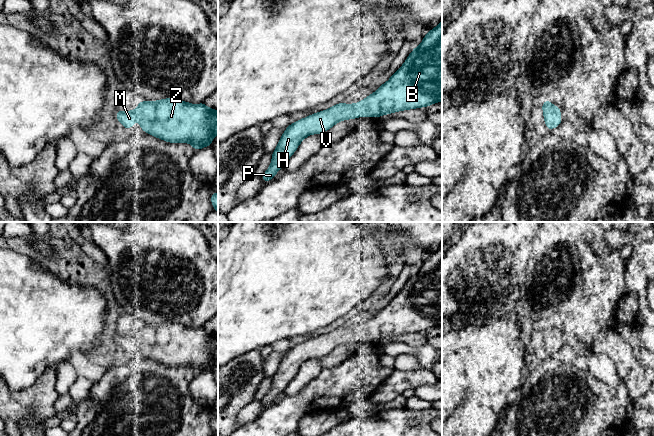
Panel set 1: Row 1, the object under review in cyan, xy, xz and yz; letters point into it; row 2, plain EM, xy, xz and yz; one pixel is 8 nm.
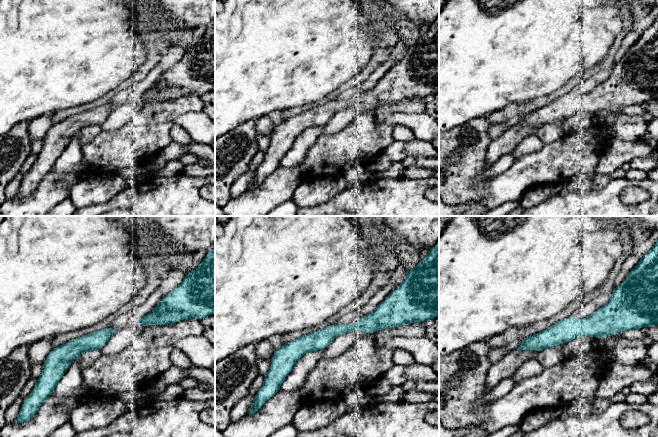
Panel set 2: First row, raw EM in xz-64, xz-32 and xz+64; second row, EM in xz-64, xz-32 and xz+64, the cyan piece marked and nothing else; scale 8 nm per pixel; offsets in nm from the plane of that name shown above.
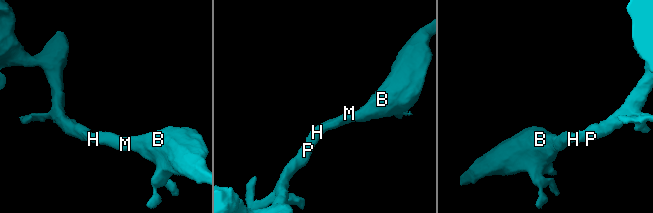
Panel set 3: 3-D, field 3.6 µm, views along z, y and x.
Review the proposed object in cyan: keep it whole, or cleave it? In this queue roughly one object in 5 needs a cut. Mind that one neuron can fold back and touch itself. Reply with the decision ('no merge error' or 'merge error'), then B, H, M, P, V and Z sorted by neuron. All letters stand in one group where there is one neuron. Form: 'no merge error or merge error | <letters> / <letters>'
no merge error | B H M P V Z

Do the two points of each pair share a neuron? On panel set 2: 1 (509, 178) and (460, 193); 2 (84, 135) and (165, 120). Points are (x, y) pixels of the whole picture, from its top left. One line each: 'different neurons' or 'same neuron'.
1: different neurons
2: different neurons

